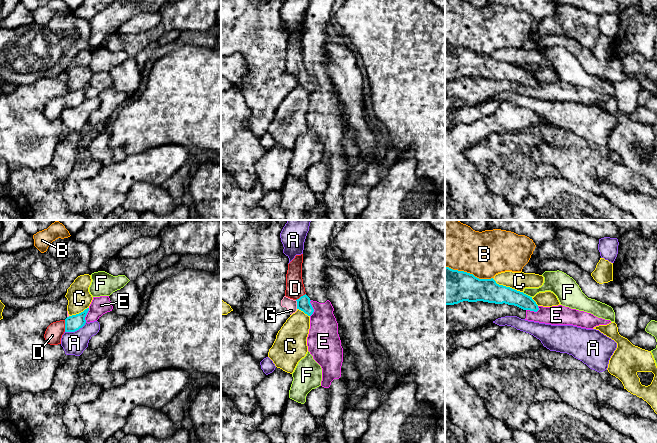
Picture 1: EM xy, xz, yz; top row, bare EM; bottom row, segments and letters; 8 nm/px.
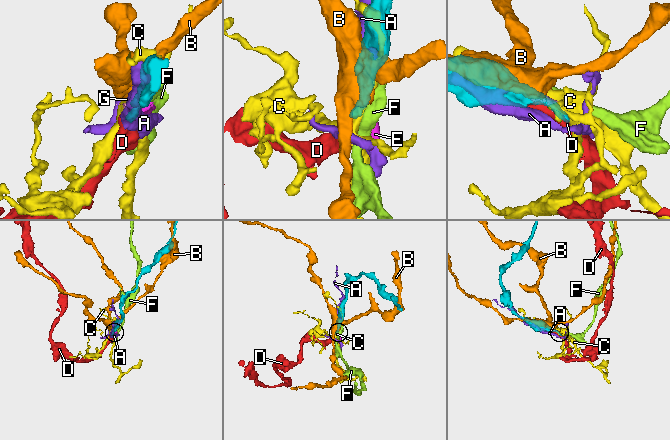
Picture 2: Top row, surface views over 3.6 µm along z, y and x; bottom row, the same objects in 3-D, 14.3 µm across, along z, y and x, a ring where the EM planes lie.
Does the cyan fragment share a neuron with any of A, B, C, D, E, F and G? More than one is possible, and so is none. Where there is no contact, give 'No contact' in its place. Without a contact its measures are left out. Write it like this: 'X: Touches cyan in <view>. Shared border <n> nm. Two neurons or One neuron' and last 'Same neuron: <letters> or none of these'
A: Touches cyan in xy. Shared border 190 nm. Two neurons
B: Touches cyan in yz. Shared border 400 nm. Two neurons
C: Touches cyan in yz. Shared border 280 nm. Two neurons
D: Touches cyan in xy. Shared border 100 nm. One neuron
E: Touches cyan in xz. Shared border 140 nm. Two neurons
F: Touches cyan in yz. Shared border 90 nm. Two neurons
G: Touches cyan in xz. Shared border 70 nm. Two neurons
Same neuron: D

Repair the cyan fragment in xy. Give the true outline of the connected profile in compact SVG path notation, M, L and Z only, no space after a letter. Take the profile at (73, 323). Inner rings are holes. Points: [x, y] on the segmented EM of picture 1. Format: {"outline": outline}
{"outline": "M89 308L79 314L69 316L65 320L51 323L44 334L46 342L50 345L61 344L61 338L65 332L75 332L85 325L88 311Z"}

